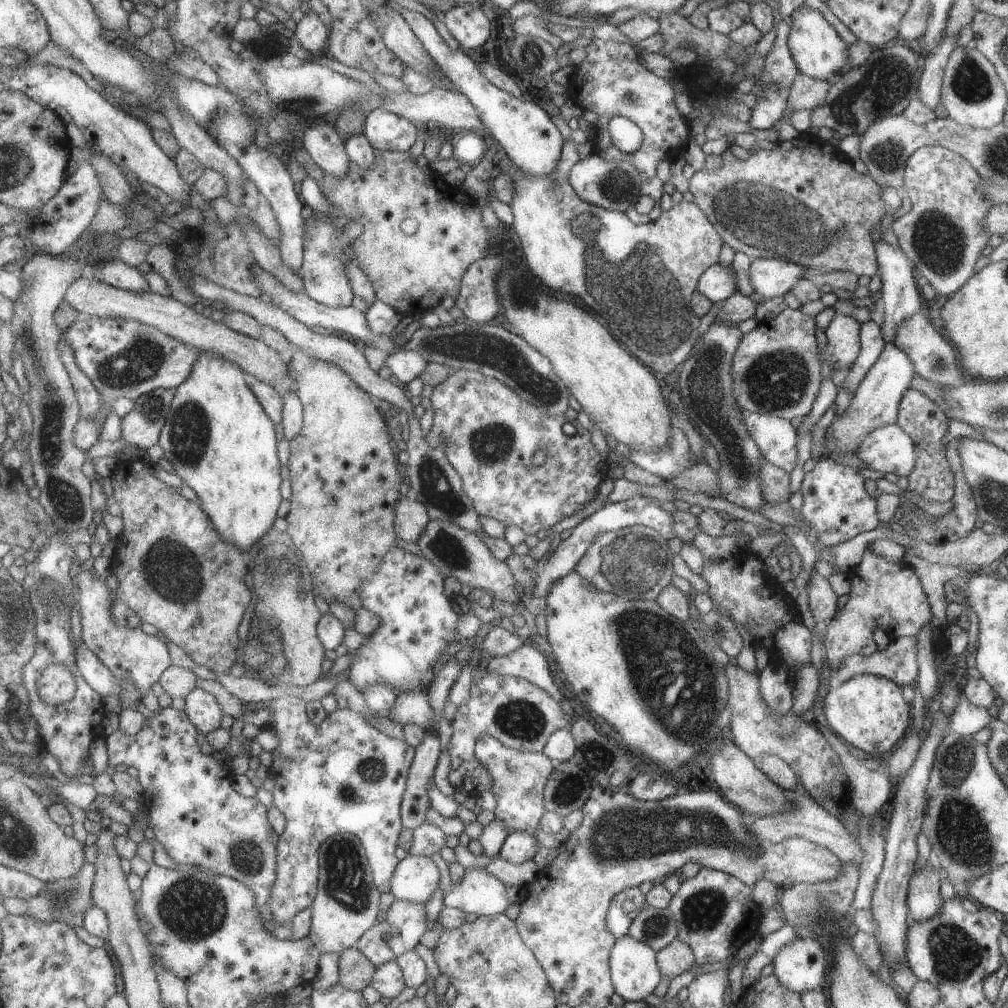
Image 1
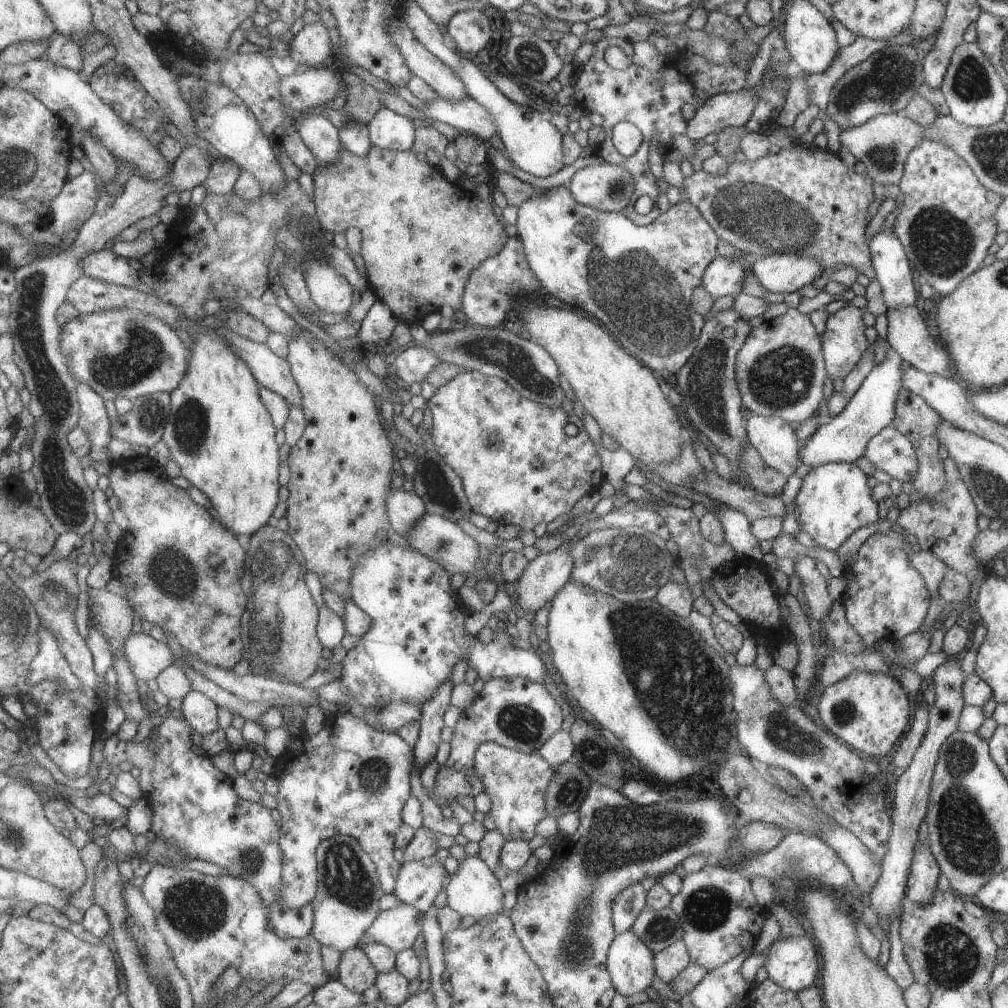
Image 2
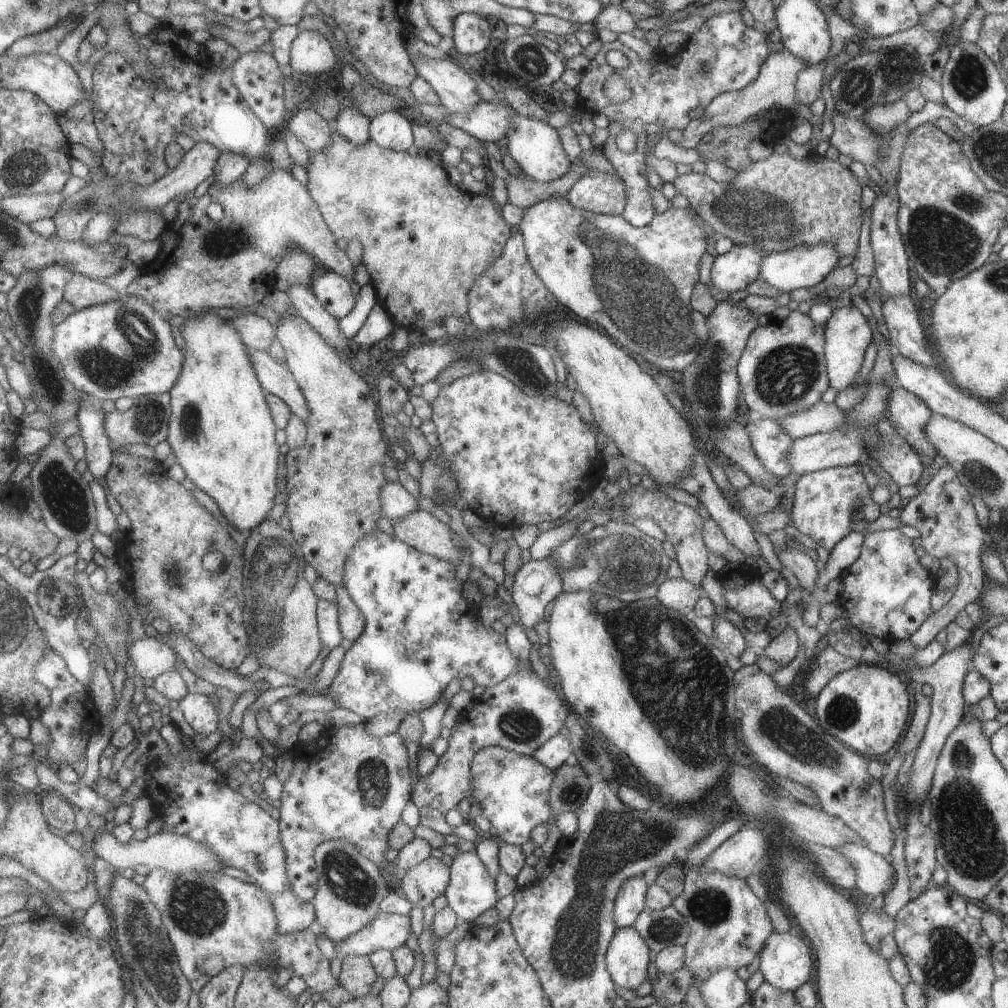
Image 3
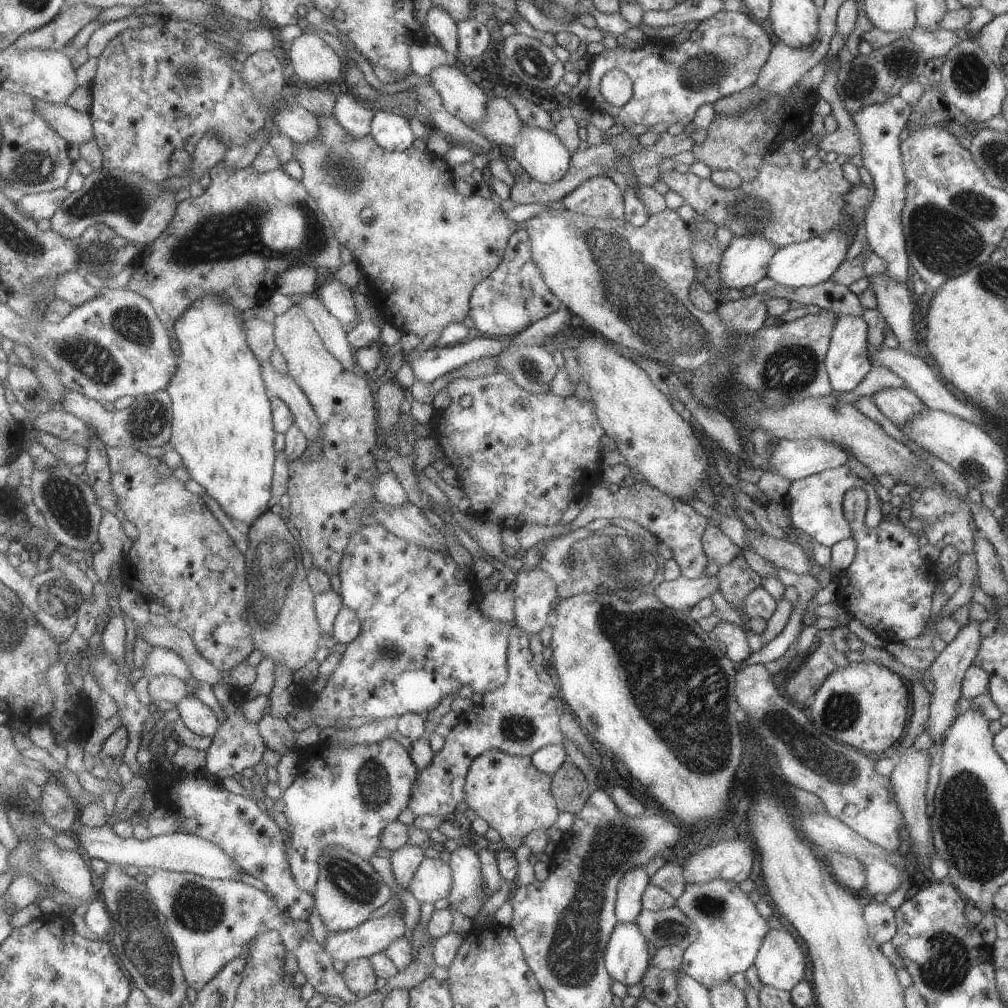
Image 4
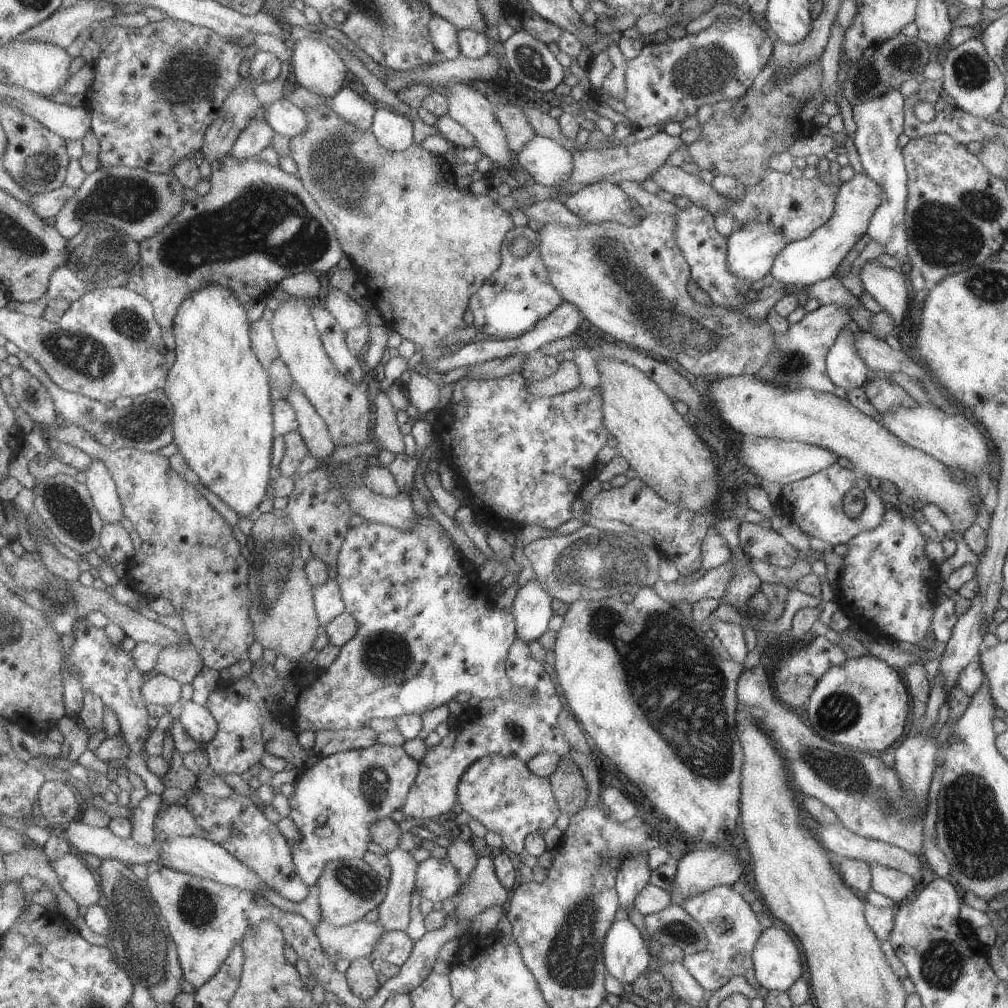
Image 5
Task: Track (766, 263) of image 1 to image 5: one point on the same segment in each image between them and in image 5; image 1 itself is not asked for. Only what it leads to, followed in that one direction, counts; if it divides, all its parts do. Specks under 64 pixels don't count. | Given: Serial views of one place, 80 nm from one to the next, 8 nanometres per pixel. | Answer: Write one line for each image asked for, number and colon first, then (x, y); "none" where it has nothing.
2: (778, 273)
3: (805, 266)
4: (804, 264)
5: (814, 258)

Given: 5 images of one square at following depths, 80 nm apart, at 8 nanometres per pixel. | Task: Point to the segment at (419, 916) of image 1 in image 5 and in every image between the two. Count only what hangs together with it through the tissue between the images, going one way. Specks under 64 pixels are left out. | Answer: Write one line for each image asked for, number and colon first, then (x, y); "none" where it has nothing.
2: (398, 928)
3: (389, 931)
4: (376, 935)
5: (355, 940)

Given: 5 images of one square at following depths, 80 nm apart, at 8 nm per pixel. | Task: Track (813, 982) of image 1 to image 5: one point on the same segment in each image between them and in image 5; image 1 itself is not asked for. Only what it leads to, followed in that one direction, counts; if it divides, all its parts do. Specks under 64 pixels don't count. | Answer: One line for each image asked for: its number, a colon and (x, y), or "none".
2: (790, 962)
3: (785, 962)
4: (779, 962)
5: (776, 964)

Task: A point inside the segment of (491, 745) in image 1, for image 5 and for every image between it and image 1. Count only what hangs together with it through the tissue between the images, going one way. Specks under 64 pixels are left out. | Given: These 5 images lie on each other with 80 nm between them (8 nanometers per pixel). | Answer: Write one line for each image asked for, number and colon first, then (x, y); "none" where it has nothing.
2: (517, 783)
3: (514, 791)
4: (509, 792)
5: (502, 793)

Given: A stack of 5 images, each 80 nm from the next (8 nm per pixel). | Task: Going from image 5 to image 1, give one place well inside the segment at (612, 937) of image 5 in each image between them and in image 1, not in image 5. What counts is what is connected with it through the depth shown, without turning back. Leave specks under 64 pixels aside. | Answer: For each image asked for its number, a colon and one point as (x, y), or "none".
1: (635, 973)
2: (630, 961)
3: (628, 956)
4: (626, 958)

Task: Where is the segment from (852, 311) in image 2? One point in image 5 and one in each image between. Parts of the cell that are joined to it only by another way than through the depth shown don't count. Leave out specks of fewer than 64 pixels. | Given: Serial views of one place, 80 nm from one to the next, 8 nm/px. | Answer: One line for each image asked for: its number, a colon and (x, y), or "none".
3: (846, 336)
4: (846, 362)
5: (843, 366)

